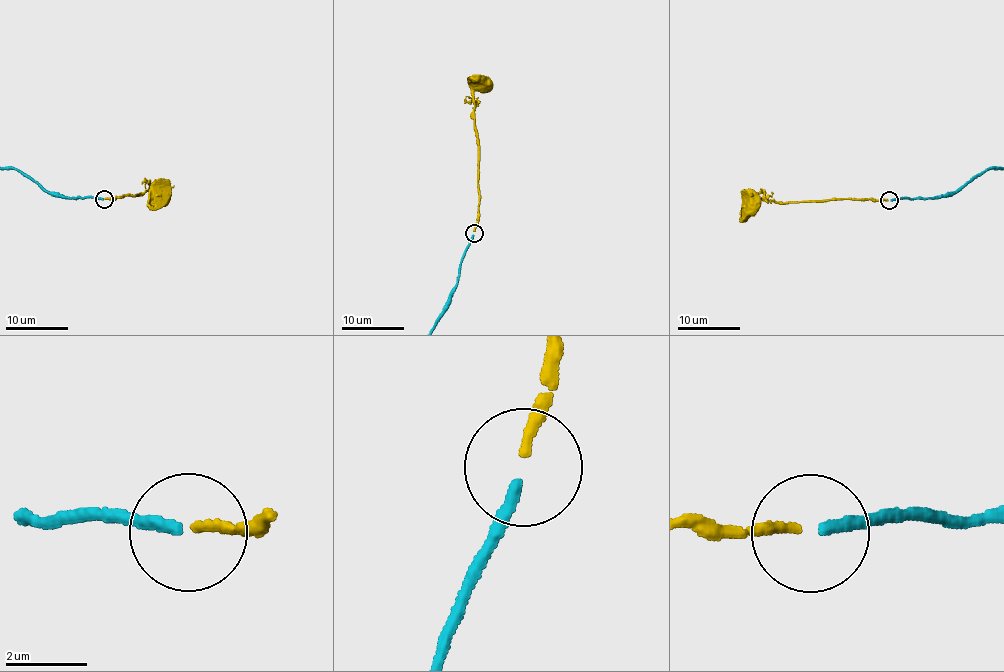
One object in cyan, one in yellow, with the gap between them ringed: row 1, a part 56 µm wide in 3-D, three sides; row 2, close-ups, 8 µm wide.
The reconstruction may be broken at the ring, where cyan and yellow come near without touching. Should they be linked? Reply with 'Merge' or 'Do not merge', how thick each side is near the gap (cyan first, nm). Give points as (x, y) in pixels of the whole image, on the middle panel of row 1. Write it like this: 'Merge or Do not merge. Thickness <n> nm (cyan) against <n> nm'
Merge. Thickness 280 nm (cyan) against 240 nm

